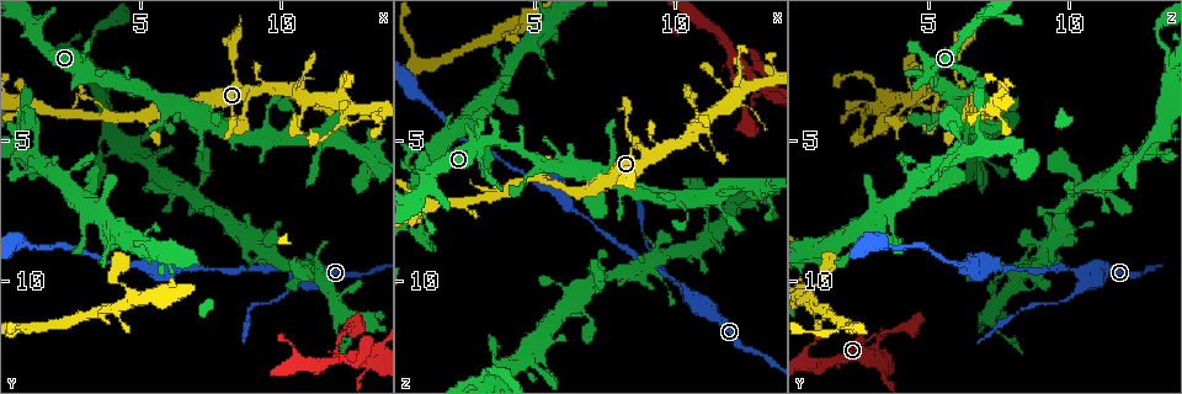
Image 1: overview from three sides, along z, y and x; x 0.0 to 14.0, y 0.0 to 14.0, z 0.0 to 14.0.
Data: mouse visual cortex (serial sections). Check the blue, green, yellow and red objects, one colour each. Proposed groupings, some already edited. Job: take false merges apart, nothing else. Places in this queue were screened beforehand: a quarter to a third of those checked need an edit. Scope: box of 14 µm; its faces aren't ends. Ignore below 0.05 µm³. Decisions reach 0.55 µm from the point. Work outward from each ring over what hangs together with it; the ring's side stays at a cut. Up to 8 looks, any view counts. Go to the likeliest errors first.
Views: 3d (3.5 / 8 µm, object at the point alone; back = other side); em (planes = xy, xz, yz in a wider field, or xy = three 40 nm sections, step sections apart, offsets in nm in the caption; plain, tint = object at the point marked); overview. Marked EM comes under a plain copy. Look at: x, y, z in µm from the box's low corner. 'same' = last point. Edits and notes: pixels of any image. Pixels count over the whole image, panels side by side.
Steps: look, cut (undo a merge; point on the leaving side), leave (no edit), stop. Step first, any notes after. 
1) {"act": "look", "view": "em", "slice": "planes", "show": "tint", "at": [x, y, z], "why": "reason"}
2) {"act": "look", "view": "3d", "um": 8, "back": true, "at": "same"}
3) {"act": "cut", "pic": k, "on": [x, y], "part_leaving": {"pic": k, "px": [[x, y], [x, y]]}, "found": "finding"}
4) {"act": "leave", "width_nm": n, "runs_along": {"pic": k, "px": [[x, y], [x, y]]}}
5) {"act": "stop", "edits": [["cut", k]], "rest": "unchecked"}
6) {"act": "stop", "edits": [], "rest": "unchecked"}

{"act": "look", "view": "3d", "um": 8, "at": [5.3, 4.0, 6.3]}

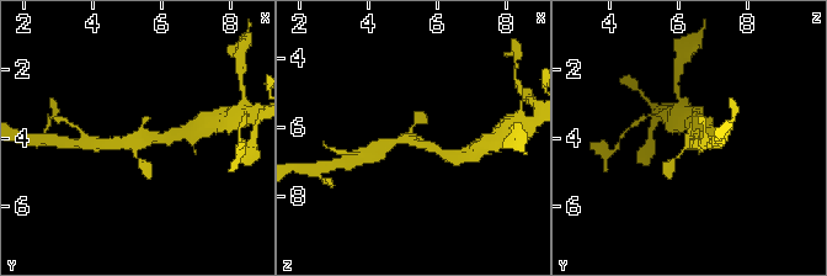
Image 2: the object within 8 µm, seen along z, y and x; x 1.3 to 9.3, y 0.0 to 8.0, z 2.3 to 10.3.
{"act": "look", "view": "3d", "um": 3.5, "back": true, "at": [5.2, 4.2, 6.4]}

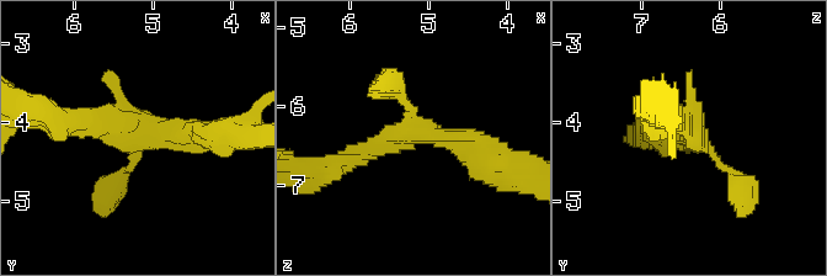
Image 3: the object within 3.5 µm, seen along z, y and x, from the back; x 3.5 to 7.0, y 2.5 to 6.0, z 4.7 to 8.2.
{"act": "look", "view": "em", "slice": "xy", "step": 3, "show": "tint", "at": [5.25, 4.10, 6.35], "why": "shape alone is not enough"}

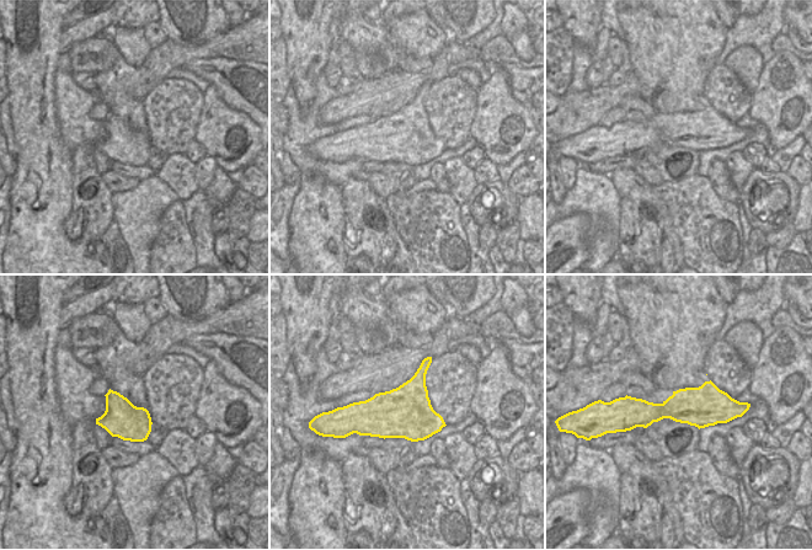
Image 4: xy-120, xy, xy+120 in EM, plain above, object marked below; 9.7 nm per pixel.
{"act": "leave", "width_nm": 500, "runs_along": {"pic": 4, "px": [[631, 405], [640, 410], [735, 414]]}, "found": "all the same cell"}

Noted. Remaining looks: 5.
{"act": "look", "view": "3d", "um": 3.5, "at": [10.2, 10.5, 10.2], "why": "calibre changes"}

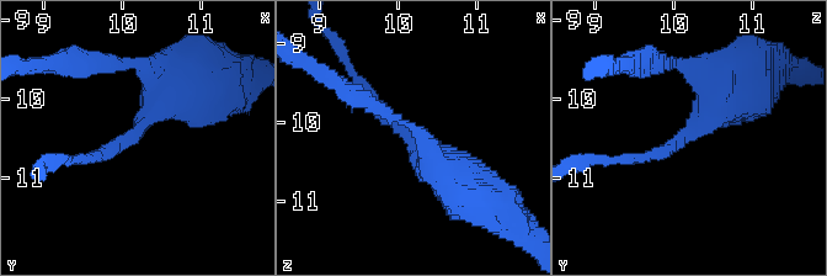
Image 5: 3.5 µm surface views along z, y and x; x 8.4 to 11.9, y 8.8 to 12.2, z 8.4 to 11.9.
{"act": "look", "view": "em", "slice": "xy", "step": 5, "show": "tint", "at": [10.15, 10.45, 10.20], "arm_widths_nm": [200, 600], "why": "shape alone is not enough"}

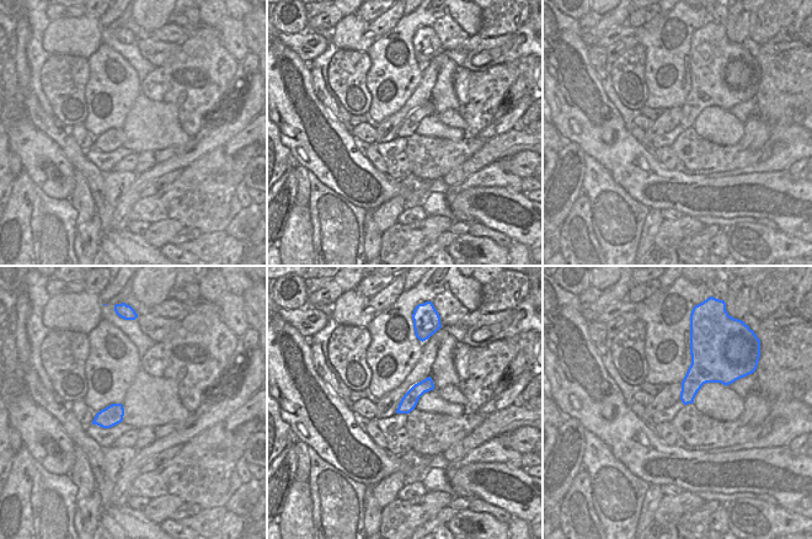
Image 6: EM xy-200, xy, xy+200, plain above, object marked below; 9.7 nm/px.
{"act": "look", "view": "em", "slice": "xy", "step": 3, "show": "tint", "at": "same"}

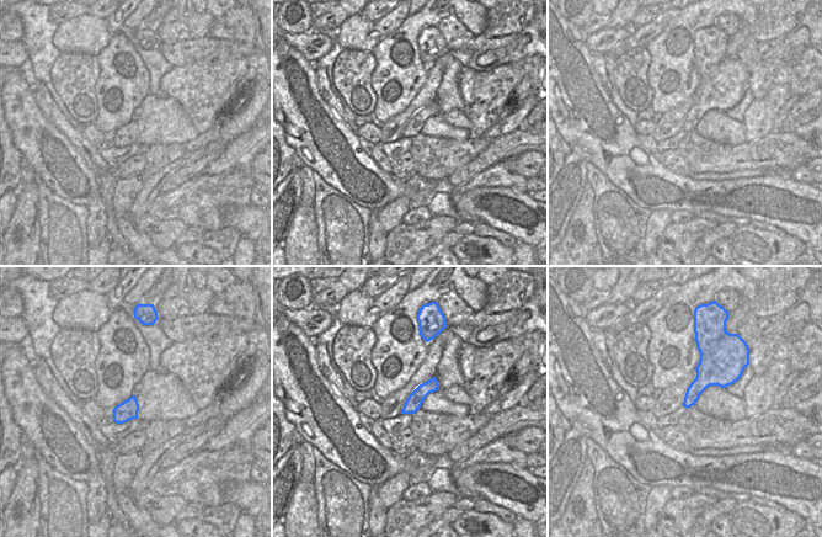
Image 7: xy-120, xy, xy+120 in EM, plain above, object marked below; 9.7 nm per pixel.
{"act": "leave", "runs_along": {"pic": 7, "px": [[433, 381], [405, 410]]}, "found": "one cell here"}

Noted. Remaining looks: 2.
{"act": "look", "view": "3d", "um": 3.5, "at": [10.6, 3.3, 4.8], "why": "thin arm on a thick one"}

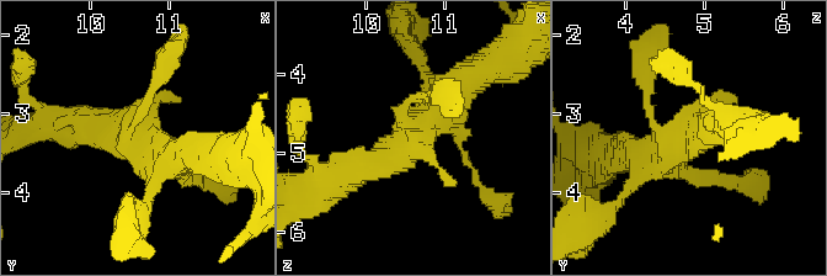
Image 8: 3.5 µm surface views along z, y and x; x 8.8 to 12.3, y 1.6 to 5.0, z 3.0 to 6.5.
{"act": "look", "view": "em", "slice": "xy", "step": 3, "show": "tint", "at": [10.60, 3.25, 4.75]}

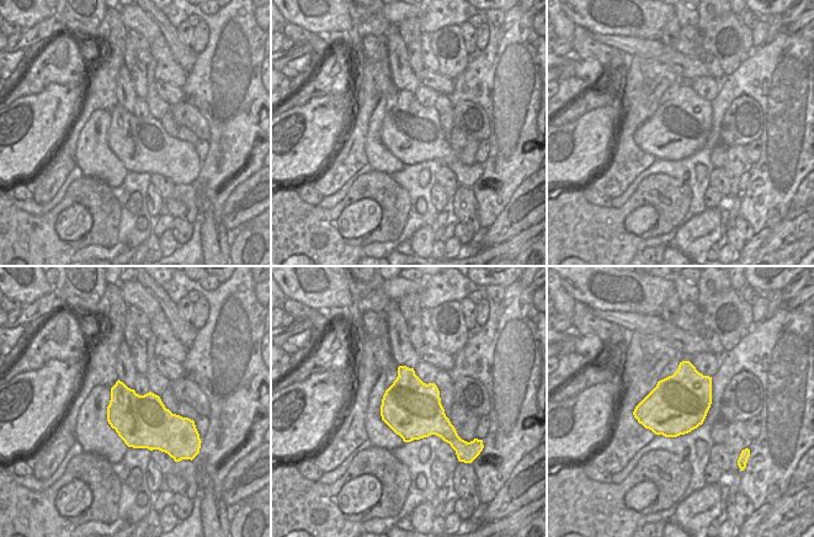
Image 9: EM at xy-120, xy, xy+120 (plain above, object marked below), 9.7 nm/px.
{"act": "leave", "runs_along": {"pic": 8, "px": [[343, 178], [382, 162], [469, 79]]}, "found": "one cell here"}

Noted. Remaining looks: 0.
{"act": "stop", "edits": [], "rest": "unchecked"}

